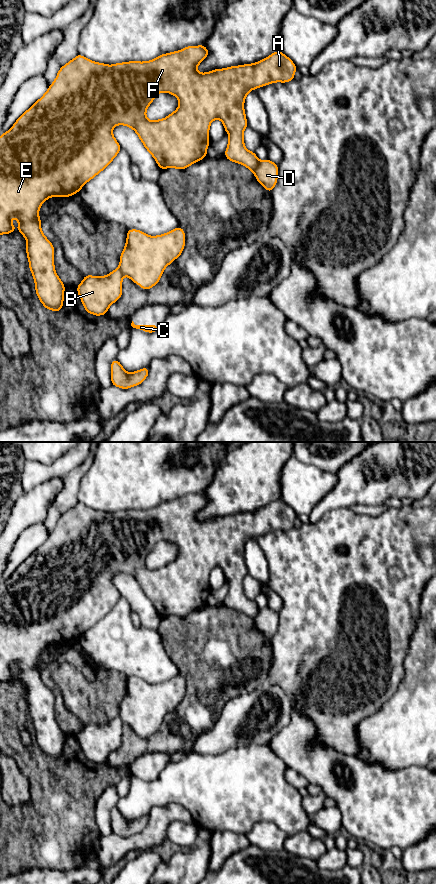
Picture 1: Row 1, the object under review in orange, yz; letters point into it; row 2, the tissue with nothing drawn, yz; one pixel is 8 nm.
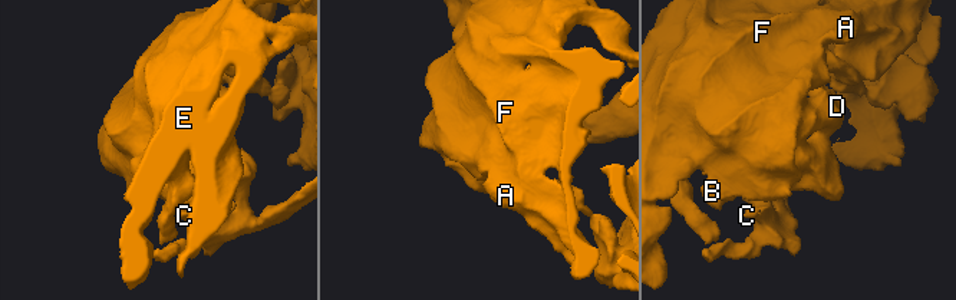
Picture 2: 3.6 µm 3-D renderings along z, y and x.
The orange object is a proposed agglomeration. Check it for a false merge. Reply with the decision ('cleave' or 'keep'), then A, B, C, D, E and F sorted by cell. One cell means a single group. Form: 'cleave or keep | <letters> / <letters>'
keep | A B C D E F

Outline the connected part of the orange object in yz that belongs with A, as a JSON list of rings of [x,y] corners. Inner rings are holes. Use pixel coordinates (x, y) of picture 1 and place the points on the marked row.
[[[204,45],[199,46],[188,46],[182,50],[162,54],[159,57],[152,59],[150,61],[139,62],[139,61],[130,61],[123,63],[116,63],[113,65],[106,65],[104,63],[97,63],[91,61],[84,56],[78,54],[74,59],[66,63],[64,66],[60,68],[58,74],[54,80],[54,82],[49,86],[48,90],[44,93],[44,95],[37,100],[27,111],[21,115],[12,128],[5,133],[2,133],[0,136],[0,235],[1,234],[10,234],[14,232],[15,228],[11,222],[11,219],[15,217],[18,222],[18,230],[27,240],[26,243],[26,253],[29,261],[29,268],[33,275],[35,281],[35,290],[36,295],[39,298],[39,301],[43,304],[45,308],[52,311],[61,311],[63,308],[63,300],[64,300],[64,290],[65,285],[62,283],[58,275],[56,274],[54,267],[54,247],[53,244],[45,237],[41,230],[42,221],[39,218],[39,209],[41,205],[50,197],[70,197],[77,192],[80,192],[81,188],[91,179],[93,179],[97,174],[103,171],[117,156],[119,153],[121,146],[114,138],[112,133],[113,128],[116,125],[125,125],[132,128],[140,138],[141,142],[147,149],[147,151],[153,156],[156,160],[157,165],[160,169],[166,168],[177,168],[180,170],[186,169],[191,166],[193,163],[200,161],[201,159],[207,156],[207,147],[209,146],[209,128],[210,124],[215,119],[220,119],[224,125],[225,132],[229,135],[228,146],[225,151],[225,157],[233,161],[235,163],[239,163],[250,169],[257,181],[269,192],[271,192],[278,179],[278,164],[273,163],[268,158],[264,161],[260,161],[256,156],[255,152],[251,152],[246,149],[244,145],[243,133],[245,128],[248,126],[246,120],[246,114],[244,111],[244,101],[247,94],[254,89],[263,87],[265,85],[282,82],[286,83],[292,81],[294,79],[294,74],[297,70],[297,67],[293,63],[293,61],[284,55],[280,50],[272,53],[267,58],[262,59],[253,64],[245,64],[239,66],[227,67],[224,69],[215,69],[213,71],[209,71],[207,73],[199,73],[197,71],[197,66],[208,56],[209,51]],[[167,92],[177,97],[179,100],[179,107],[166,118],[160,120],[148,120],[146,118],[146,110],[148,106],[153,102],[155,96],[159,93]]]

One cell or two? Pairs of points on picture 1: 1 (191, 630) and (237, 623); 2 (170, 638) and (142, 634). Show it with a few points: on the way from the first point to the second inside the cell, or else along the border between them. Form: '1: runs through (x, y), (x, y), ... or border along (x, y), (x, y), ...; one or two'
1: runs through (202, 630), (226, 630); one
2: border along (156, 629), (161, 637), (162, 645), (171, 659); two

